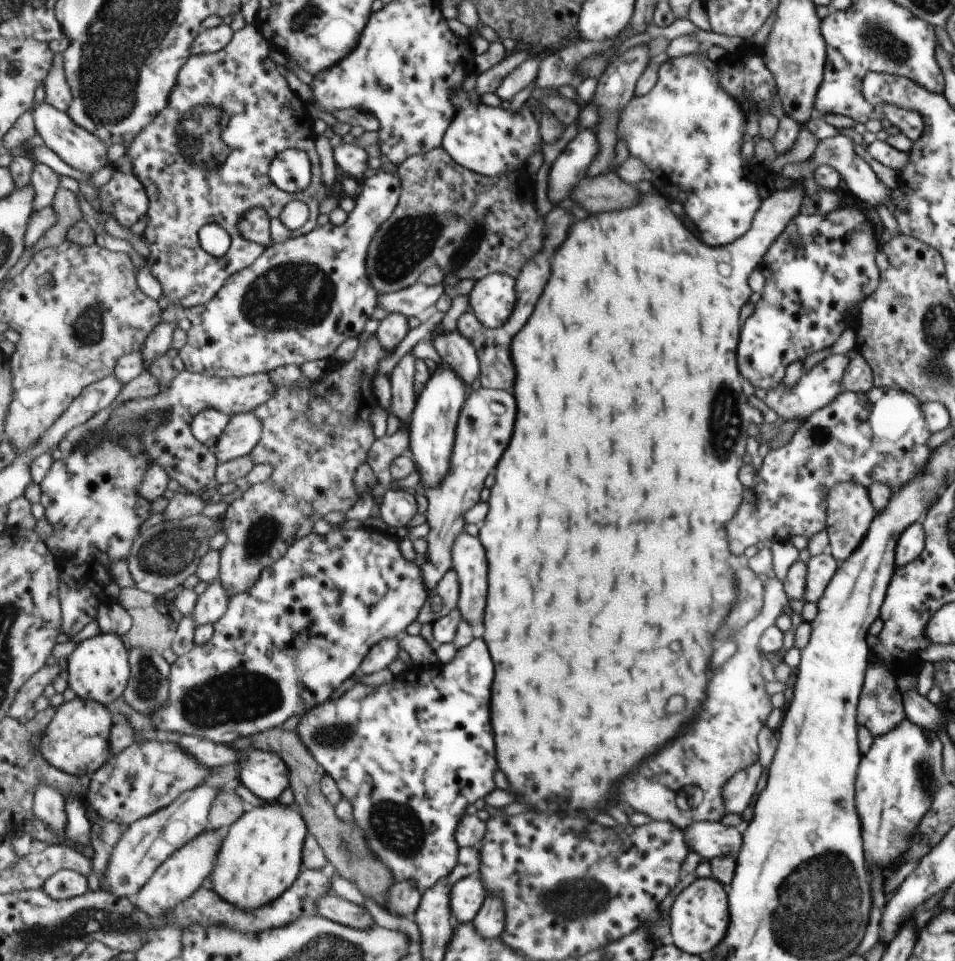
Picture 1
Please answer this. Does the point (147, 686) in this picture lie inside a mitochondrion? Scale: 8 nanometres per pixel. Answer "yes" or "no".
yes

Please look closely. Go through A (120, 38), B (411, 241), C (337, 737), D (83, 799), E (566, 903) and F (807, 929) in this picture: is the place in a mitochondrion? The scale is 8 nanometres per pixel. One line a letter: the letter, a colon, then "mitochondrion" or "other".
A: mitochondrion
B: mitochondrion
C: mitochondrion
D: other
E: mitochondrion
F: mitochondrion

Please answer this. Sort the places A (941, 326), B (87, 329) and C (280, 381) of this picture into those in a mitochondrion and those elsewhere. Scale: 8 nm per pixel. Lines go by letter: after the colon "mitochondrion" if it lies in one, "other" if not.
A: mitochondrion
B: mitochondrion
C: other

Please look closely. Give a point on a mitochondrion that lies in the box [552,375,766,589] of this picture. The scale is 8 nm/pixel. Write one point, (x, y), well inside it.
(724, 426)

